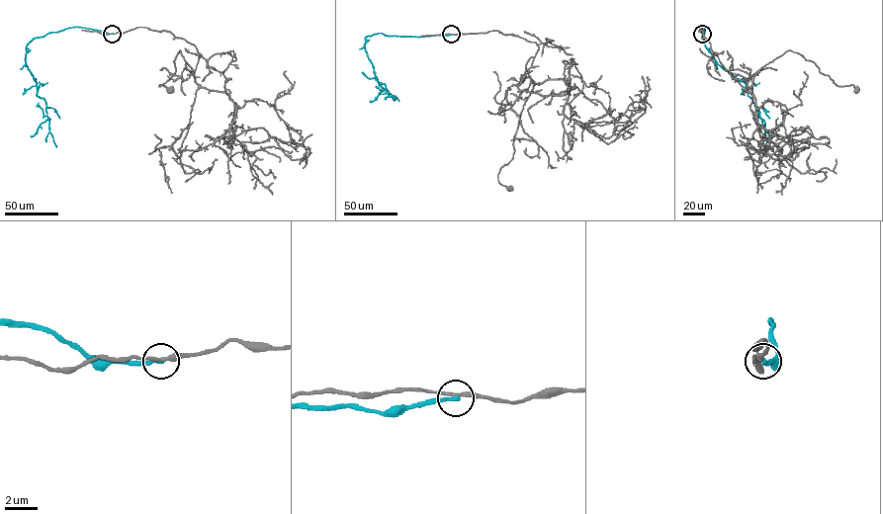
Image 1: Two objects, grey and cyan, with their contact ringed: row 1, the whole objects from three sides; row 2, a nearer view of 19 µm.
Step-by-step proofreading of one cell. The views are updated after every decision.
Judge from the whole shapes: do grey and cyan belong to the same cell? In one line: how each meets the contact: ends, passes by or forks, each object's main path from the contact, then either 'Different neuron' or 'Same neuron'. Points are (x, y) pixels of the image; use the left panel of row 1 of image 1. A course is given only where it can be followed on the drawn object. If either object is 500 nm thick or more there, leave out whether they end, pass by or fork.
At the ring grey passes by. At the ring cyan ends. Course of grey: (112, 34), (146, 27), (193, 43), (195, 82), (180, 50), (158, 86), (171, 89). Course of cyan: (112, 34), (73, 27), (34, 39), (26, 46), (26, 64), (37, 95), (45, 101), (56, 147). Different neuron

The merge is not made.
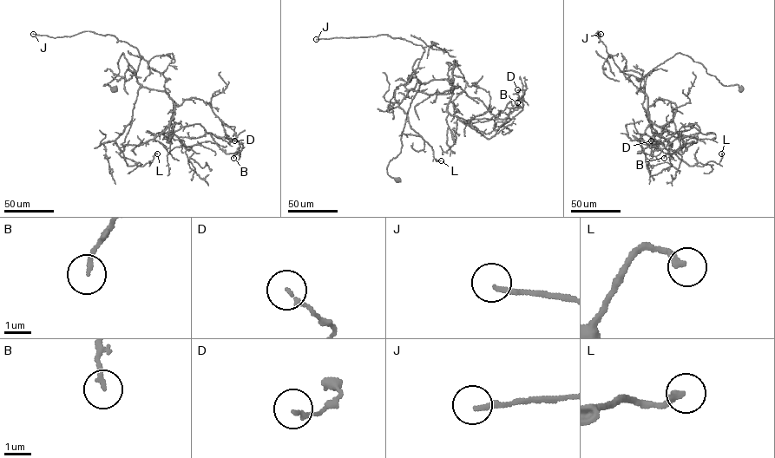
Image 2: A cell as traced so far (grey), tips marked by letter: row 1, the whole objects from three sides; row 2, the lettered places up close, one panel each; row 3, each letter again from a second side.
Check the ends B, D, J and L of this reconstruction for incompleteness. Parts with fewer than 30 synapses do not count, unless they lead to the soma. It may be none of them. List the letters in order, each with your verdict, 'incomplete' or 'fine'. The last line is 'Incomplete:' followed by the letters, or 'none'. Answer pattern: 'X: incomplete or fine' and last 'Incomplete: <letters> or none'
B: fine
D: fine
J: incomplete
L: fine
Incomplete: J

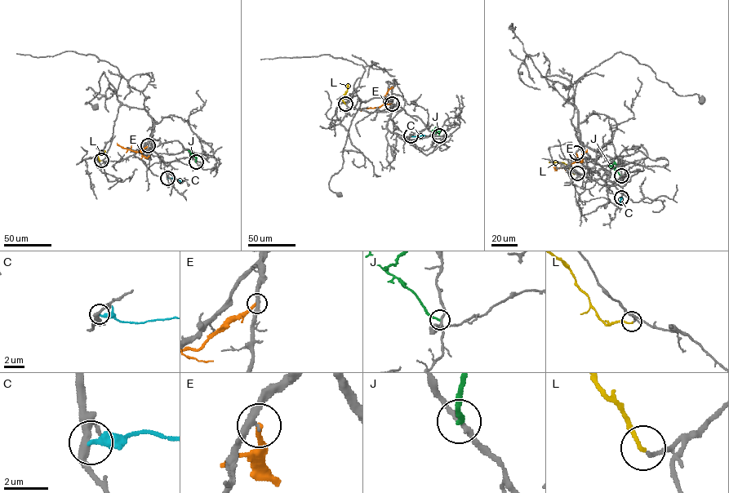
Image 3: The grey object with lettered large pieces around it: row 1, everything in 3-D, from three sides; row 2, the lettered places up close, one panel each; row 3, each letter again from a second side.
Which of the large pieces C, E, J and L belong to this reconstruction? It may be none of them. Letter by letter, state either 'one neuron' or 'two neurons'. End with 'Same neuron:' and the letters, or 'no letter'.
C: two neurons
E: two neurons
J: two neurons
L: one neuron
Same neuron: L

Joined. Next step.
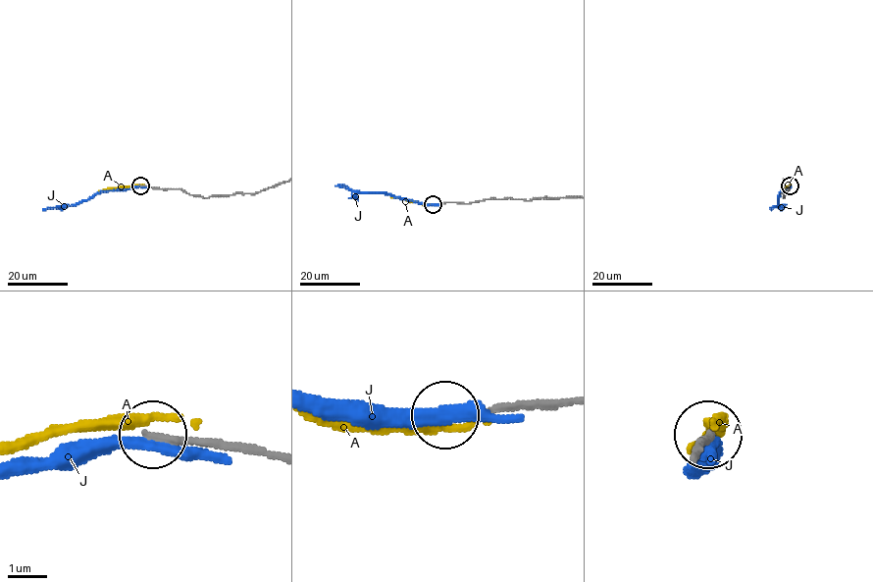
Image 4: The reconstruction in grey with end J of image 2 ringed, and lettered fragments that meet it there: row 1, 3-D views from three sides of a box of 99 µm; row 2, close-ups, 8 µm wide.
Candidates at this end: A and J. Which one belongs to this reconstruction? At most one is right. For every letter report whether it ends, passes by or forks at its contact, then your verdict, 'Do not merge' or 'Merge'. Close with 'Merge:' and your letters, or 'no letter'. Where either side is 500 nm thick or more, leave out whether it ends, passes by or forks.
A: It passes by. Do not merge
J: It passes by. Do not merge
Merge: no letter

